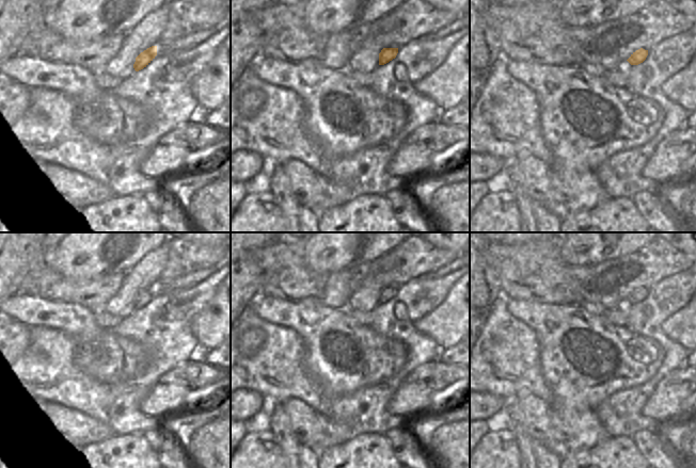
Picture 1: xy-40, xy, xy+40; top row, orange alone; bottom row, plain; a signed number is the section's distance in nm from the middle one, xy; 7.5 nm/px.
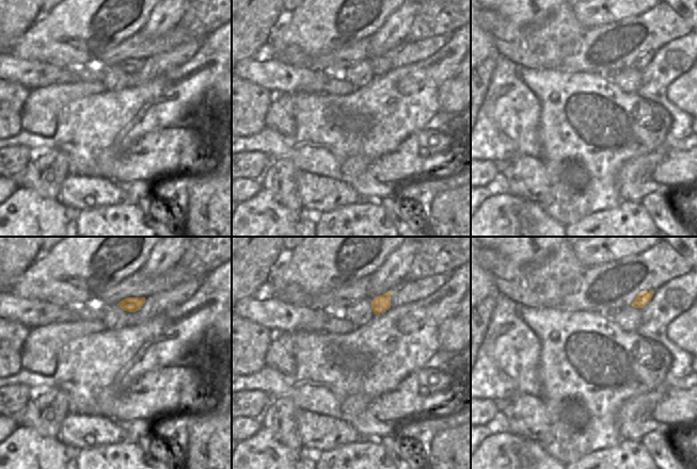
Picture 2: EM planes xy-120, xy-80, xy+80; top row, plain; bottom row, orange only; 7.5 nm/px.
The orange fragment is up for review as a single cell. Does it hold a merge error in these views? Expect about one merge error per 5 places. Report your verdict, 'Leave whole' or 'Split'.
Leave whole.

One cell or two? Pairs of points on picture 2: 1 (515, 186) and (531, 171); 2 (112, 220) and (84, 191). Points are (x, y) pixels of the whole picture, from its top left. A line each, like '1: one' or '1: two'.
1: one
2: two

